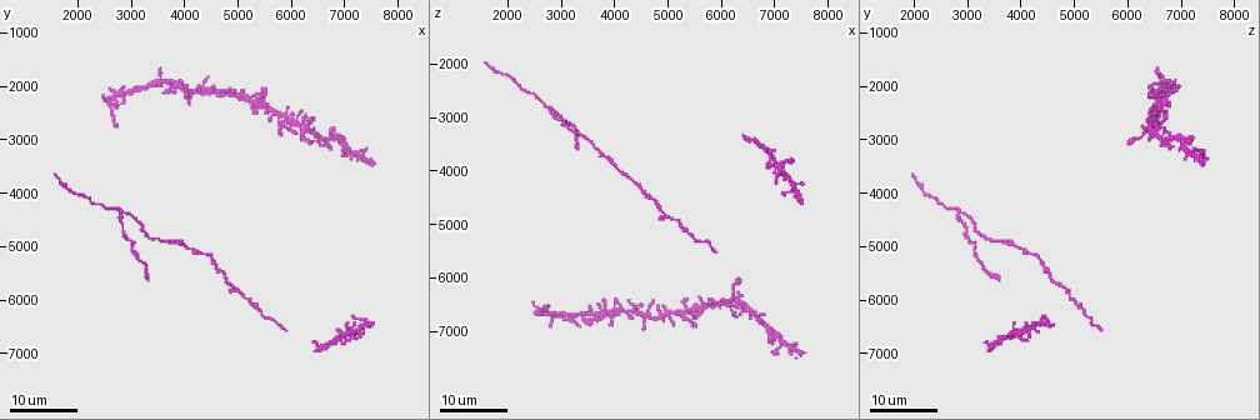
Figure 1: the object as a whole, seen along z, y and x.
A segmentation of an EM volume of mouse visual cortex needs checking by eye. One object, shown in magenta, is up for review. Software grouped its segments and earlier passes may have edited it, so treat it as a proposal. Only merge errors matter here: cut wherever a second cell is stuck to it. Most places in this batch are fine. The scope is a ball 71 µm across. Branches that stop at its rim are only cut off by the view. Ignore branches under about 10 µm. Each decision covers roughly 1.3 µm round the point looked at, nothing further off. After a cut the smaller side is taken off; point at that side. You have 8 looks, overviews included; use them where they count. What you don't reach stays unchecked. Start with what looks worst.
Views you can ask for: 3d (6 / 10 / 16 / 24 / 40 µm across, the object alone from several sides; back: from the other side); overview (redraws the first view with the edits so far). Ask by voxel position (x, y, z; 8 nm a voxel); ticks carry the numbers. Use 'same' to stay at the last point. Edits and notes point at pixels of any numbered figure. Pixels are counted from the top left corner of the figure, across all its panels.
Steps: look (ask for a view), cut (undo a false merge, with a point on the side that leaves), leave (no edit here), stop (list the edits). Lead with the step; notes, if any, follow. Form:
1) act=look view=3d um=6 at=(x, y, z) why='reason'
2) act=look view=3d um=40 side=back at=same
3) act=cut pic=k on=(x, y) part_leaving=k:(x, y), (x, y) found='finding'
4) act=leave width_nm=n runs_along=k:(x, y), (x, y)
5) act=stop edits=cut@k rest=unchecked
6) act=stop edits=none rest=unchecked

act=look view=3d um=16 at=(2850, 4400, 2800) why='two arms in line, one across'

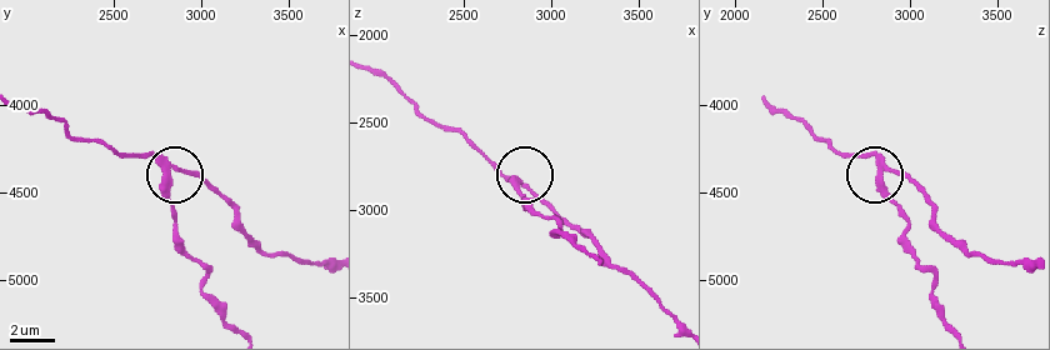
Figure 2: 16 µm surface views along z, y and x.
act=look view=3d um=10 at=(2800, 4360, 2840)

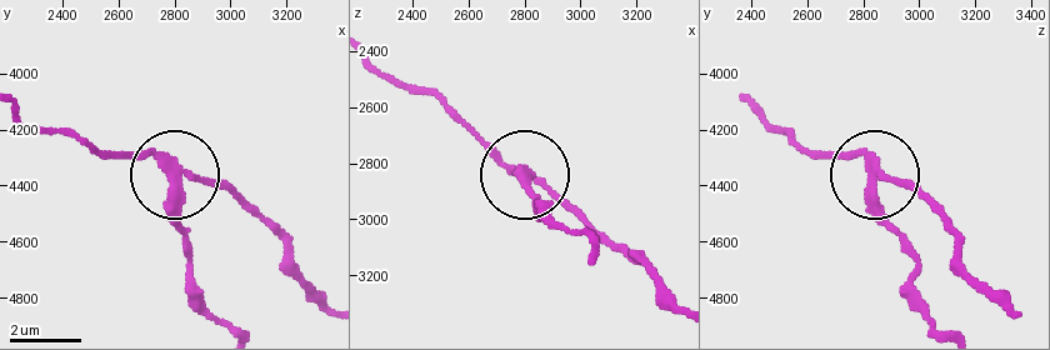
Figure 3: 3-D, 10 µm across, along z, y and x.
act=cut pic=3 on=(171, 220) part_leaving=3:(169, 171), (169, 213), (188, 249), (190, 285), (233, 324) found='a second cell is stuck on'

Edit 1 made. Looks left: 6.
act=look view=overview

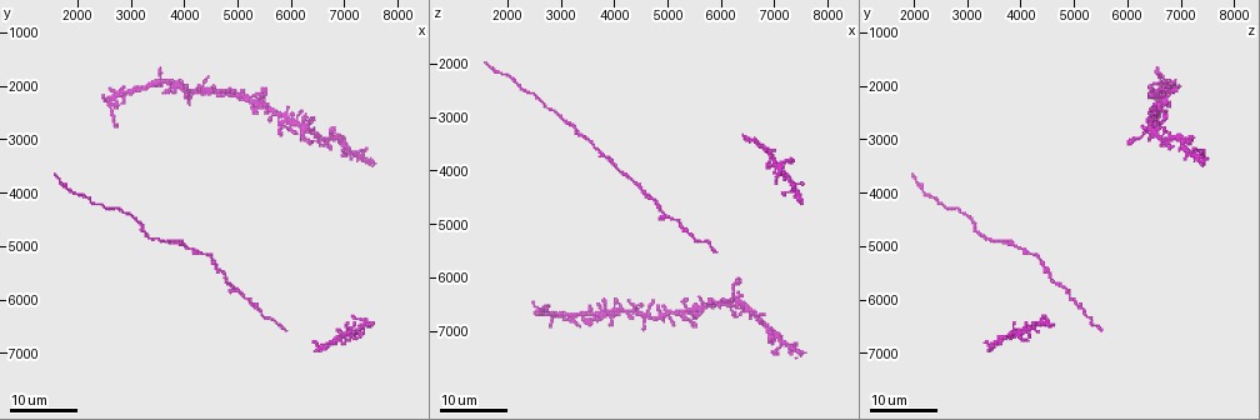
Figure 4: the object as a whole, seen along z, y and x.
act=look view=3d um=24 at=(6300, 2800, 6400) why='looks like a crossing'

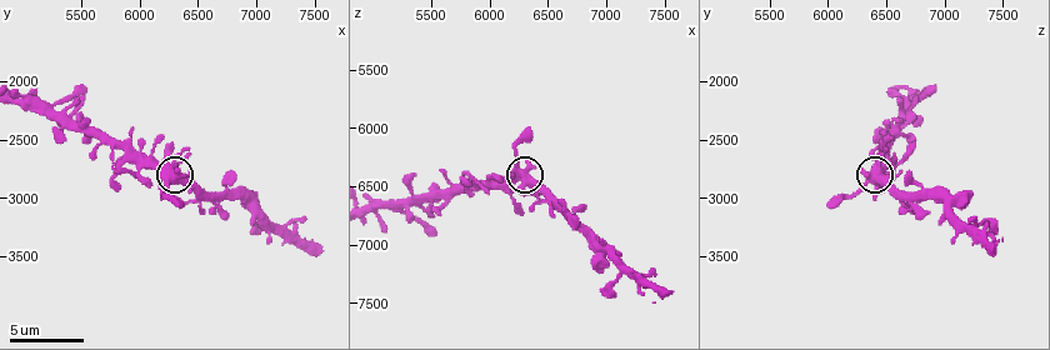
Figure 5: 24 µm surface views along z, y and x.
act=look view=3d um=10 at=same

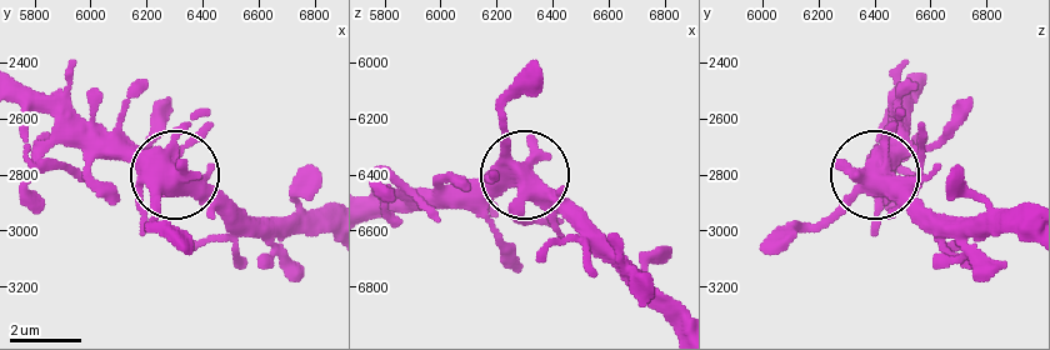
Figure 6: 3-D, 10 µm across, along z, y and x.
act=leave arms=5 runs_along=6:(534, 65), (508, 106), (508, 151), (576, 229) found='all the same cell'

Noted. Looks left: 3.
act=look view=3d um=24 at=(4800, 5500, 4550)

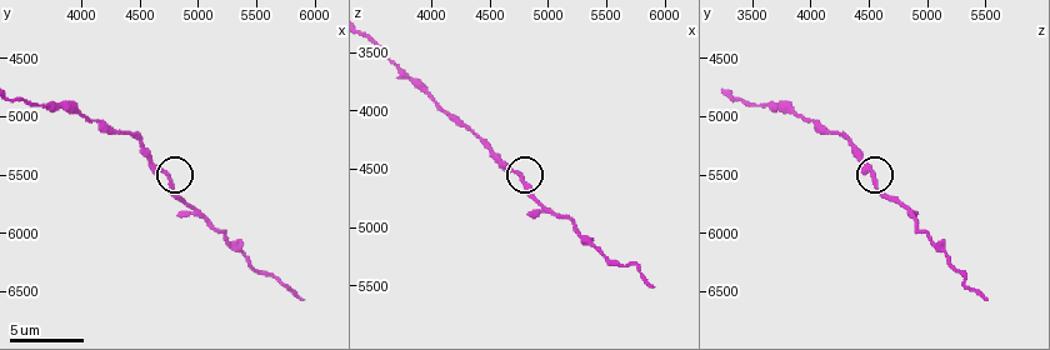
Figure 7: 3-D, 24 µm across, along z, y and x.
act=look view=3d um=6 at=(4760, 5520, 4540)

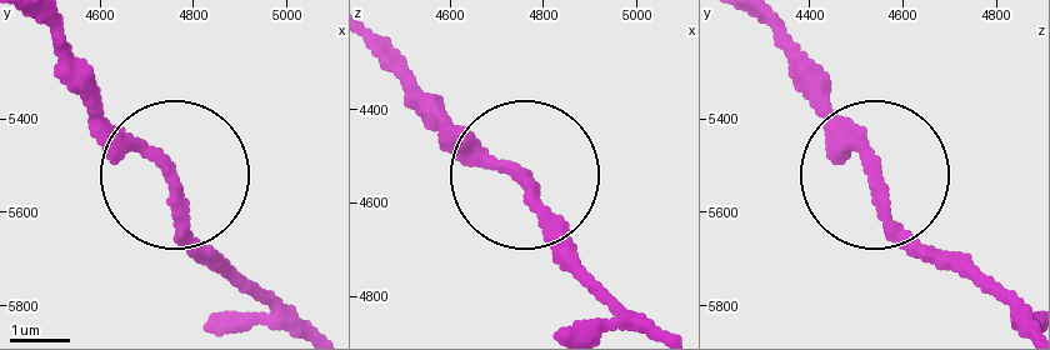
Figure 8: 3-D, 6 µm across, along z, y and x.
act=look view=3d um=6 side=back at=(4750, 5525, 4535)

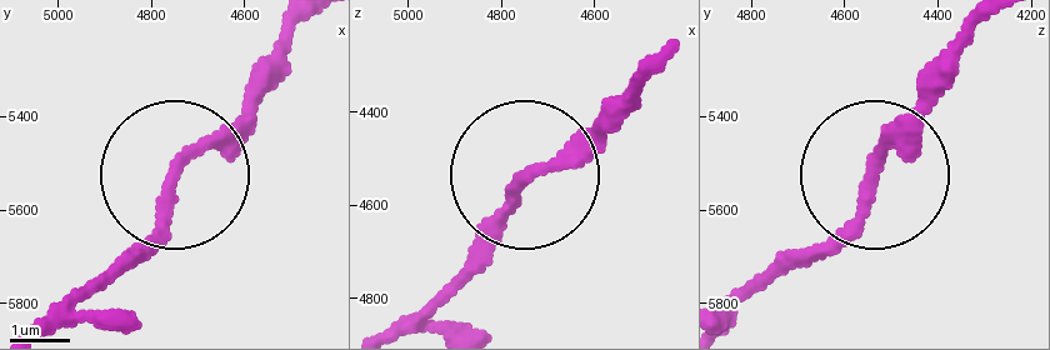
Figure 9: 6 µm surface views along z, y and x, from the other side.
act=leave width_nm=200 found='one cell here'

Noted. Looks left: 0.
act=stop edits=cut@3 rest=unchecked

